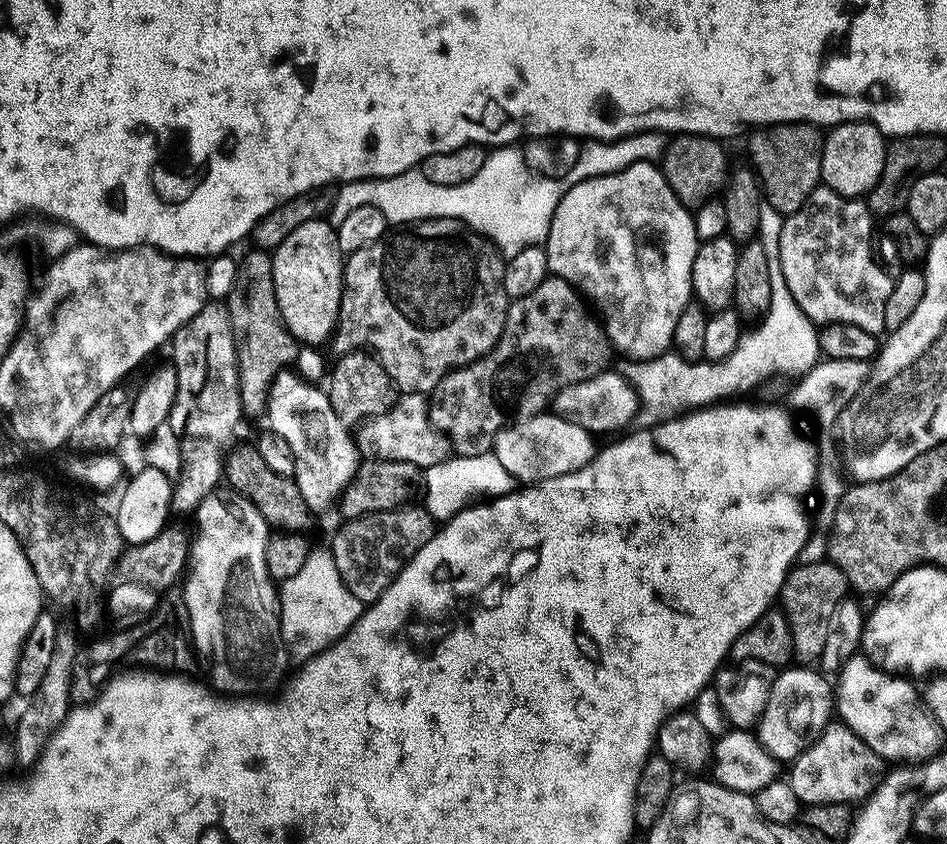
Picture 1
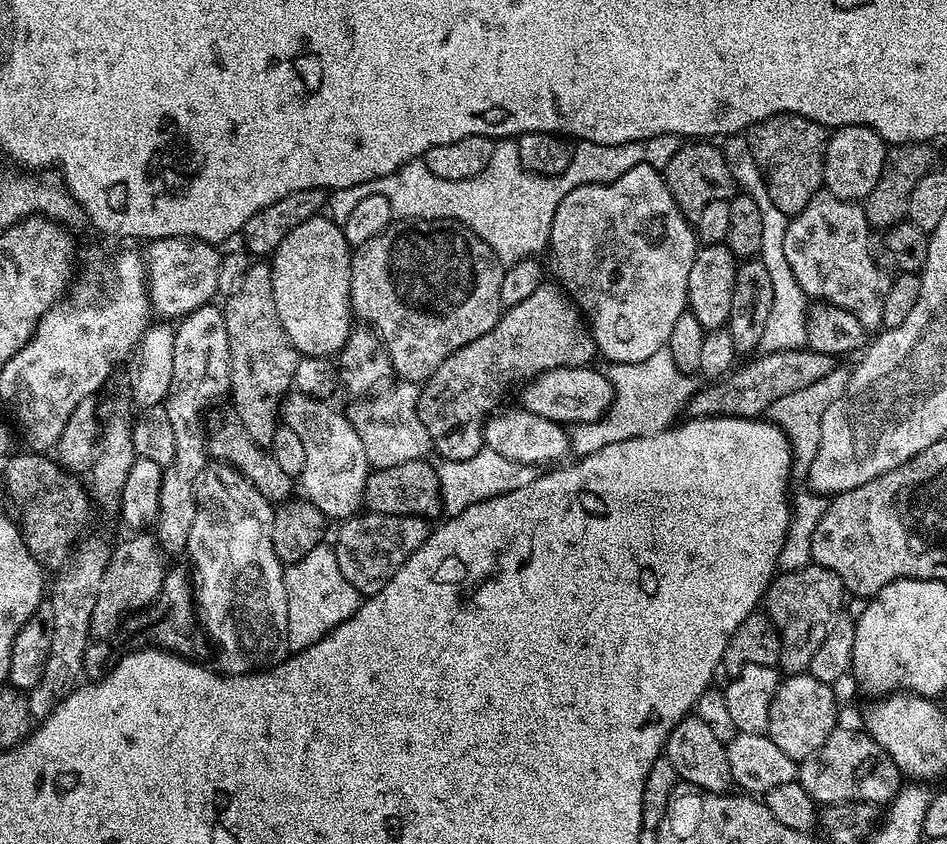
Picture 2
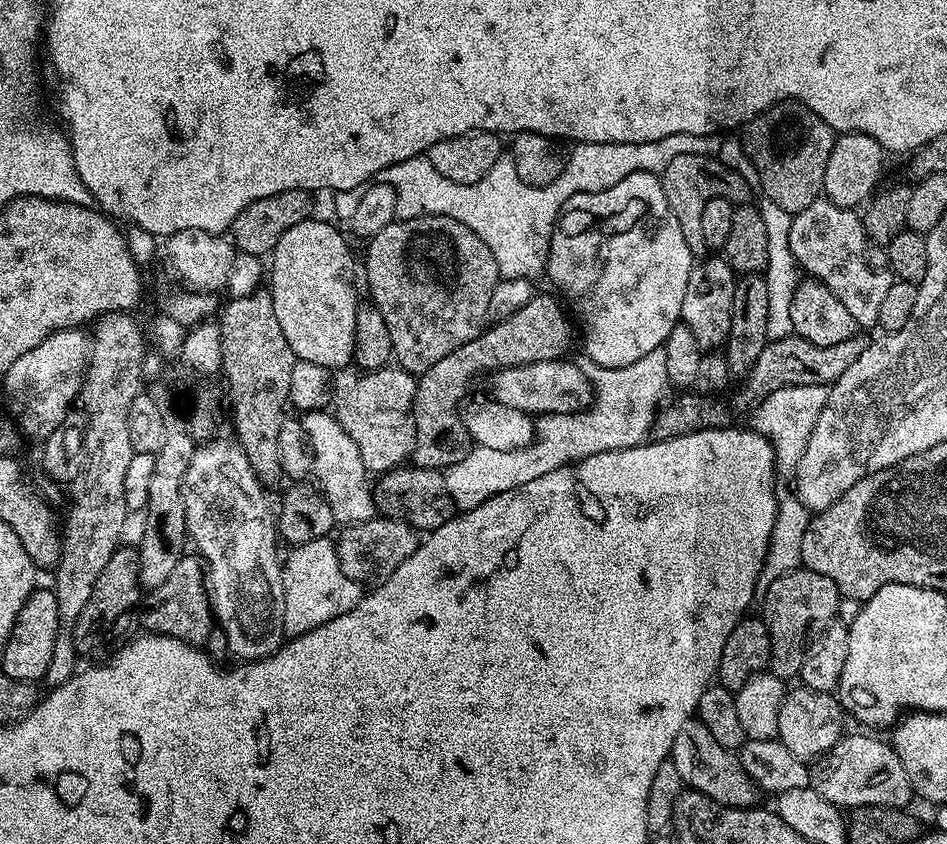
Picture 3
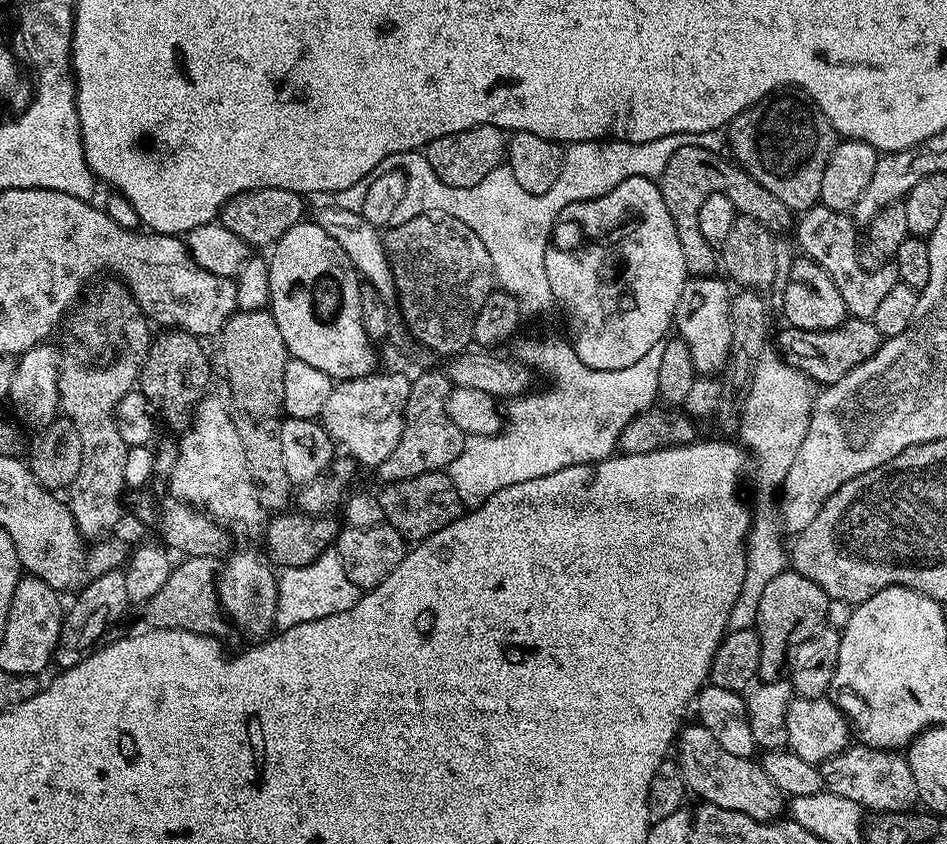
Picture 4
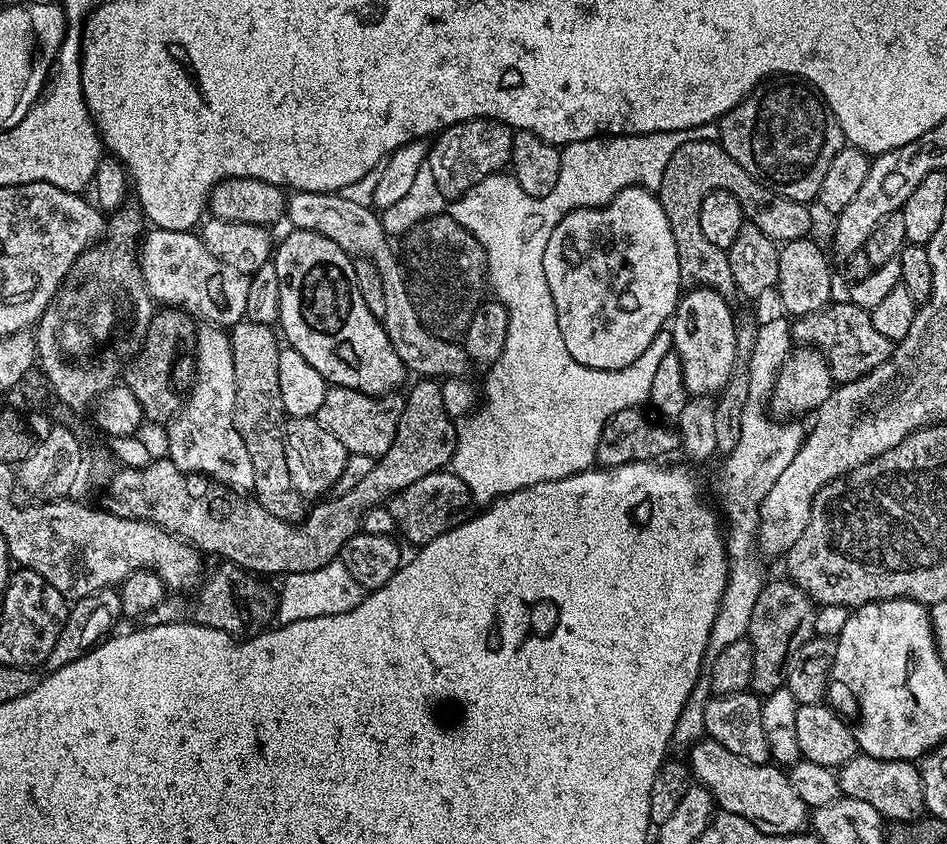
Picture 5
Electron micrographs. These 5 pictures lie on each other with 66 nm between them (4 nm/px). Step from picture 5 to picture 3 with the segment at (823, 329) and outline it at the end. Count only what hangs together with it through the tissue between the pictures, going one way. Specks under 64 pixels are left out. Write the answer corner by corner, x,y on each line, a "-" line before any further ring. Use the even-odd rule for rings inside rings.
795,334
786,338
769,340
768,345
758,354
758,362
749,370
748,375
743,377
740,393
736,400
740,404
755,405
764,399
769,392
791,384
821,384
831,386
836,383
846,370
862,354
865,341
853,338
846,342
838,342
838,346
814,346
814,342
806,342
806,338

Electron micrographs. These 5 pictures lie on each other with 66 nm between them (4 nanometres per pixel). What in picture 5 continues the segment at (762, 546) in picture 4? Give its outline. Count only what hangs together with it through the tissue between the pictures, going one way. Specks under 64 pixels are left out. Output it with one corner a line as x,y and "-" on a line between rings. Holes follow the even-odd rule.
779,315
757,325
754,348
748,359
750,394
742,410
741,437
738,438
734,450
727,453
726,464
716,482
715,503
718,505
719,515
726,521
728,585
720,603
720,613
710,634
707,650
709,657
722,654
722,650
726,650
730,642
738,642
747,637
754,602
758,602
758,594
766,583
766,575
764,576
759,562
756,561
756,535
760,529
762,498
766,498
766,490
770,490
770,486
778,482
782,470
786,470
786,466
794,462
795,455
804,445
805,425
800,425
796,420
773,418
765,406
776,384
776,376
794,346
791,321
785,315

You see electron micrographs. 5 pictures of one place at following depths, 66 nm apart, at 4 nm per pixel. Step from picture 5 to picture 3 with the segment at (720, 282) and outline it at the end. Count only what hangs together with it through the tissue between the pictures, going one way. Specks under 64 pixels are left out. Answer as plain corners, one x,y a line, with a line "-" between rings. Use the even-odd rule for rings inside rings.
680,154
666,166
666,170
660,174
660,185
663,194
678,219
678,226
686,237
686,246
694,254
704,254
709,251
706,242
702,238
702,211
706,202
712,197
718,197
720,192
728,192
728,184
736,184
743,176
739,171
728,168
724,163
712,158
710,154

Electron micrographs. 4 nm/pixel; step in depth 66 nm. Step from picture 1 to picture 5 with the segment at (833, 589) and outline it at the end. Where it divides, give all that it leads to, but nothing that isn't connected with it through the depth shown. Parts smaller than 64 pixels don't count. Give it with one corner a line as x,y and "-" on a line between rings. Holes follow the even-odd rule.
769,579
754,602
747,640
754,650
754,674
751,691
763,698
784,687
784,663
798,646
802,646
817,635
815,616
817,605
791,579

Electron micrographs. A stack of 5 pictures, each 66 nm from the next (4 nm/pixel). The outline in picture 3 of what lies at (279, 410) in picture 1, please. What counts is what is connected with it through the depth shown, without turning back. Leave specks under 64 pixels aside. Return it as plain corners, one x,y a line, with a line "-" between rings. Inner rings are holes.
331,411
305,412
299,417
300,425
308,433
308,444
312,448
312,471
316,476
315,487
328,503
328,512
337,520
337,525
347,526
363,520
372,520
378,515
376,503
370,487
370,473
364,467
358,454
358,446
342,426
336,421

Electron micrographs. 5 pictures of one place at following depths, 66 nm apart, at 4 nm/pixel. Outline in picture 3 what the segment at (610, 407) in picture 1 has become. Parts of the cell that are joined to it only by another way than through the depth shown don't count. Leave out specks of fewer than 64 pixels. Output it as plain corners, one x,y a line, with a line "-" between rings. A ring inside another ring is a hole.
571,359
543,360
533,364
515,364
509,368
498,368
491,373
492,392
491,399
502,402
502,406
514,406
514,410
522,410
529,414
566,414
579,412
590,404
590,381
587,371
576,364
571,364

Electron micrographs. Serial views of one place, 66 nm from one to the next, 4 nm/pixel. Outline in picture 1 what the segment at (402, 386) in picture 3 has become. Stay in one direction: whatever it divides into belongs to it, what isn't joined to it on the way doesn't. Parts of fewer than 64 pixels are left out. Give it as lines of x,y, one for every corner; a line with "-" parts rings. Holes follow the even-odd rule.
418,392
397,395
391,408
359,425
354,439
361,457
370,460
410,462
417,470
449,459
452,452
452,441
432,424
428,417
428,401

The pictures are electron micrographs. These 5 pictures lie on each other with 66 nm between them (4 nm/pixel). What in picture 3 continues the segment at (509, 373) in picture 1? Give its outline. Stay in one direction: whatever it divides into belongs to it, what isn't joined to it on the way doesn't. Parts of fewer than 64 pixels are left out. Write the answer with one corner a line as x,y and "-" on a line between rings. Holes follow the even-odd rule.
534,294
518,314
495,321
480,335
466,342
466,346
458,346
458,350
446,354
446,358
434,362
430,370
419,373
412,403
416,445
412,448
410,460
415,467
447,470
472,452
474,445
464,425
462,405
469,395
468,383
475,376
483,372
491,374
498,368
509,368
515,364
559,360
569,355
574,324
565,305
555,295
552,296

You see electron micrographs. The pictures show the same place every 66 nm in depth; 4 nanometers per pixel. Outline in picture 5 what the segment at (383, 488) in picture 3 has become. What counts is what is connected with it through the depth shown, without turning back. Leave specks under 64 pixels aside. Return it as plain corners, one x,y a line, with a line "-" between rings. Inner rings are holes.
441,470
426,474
426,478
418,478
418,482
394,494
386,506
394,518
399,535
404,535
415,546
434,542
434,538
454,530
454,526
462,526
474,512
472,495
466,482
462,482
462,478
458,478
451,470

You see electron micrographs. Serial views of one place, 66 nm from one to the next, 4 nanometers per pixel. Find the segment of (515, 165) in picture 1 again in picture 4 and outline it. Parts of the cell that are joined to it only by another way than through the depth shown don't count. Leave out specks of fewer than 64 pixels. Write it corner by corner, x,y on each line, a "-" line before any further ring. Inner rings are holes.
719,128
698,134
683,132
641,144
623,138
583,140
569,144
562,162
562,174
558,174
558,182
554,182
544,196
535,196
522,190
507,166
490,170
490,174
486,174
478,186
446,186
446,182
434,174
427,155
414,151
403,157
406,194
402,194
398,201
392,224
410,222
410,218
421,214
450,214
458,218
458,222
466,222
475,230
478,238
486,242
486,250
490,250
496,284
510,293
525,313
544,312
554,304
552,291
546,282
546,250
552,238
552,227
566,206
602,198
602,194
610,194
610,190
614,190
618,182
626,182
626,178
660,177
670,158
684,146
720,150
725,144
725,133

